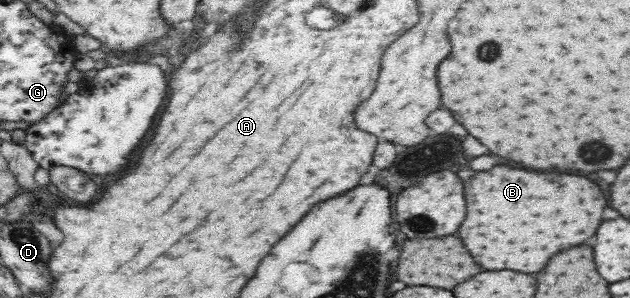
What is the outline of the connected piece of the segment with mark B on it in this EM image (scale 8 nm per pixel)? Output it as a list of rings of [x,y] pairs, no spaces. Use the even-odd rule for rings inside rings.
[[[503,165],[493,167],[493,171],[477,173],[469,183],[465,183],[465,199],[467,219],[459,227],[459,237],[473,255],[475,263],[489,271],[511,269],[539,273],[555,253],[581,245],[585,239],[591,239],[597,227],[601,225],[605,209],[603,191],[585,177],[561,173],[535,173]]]

